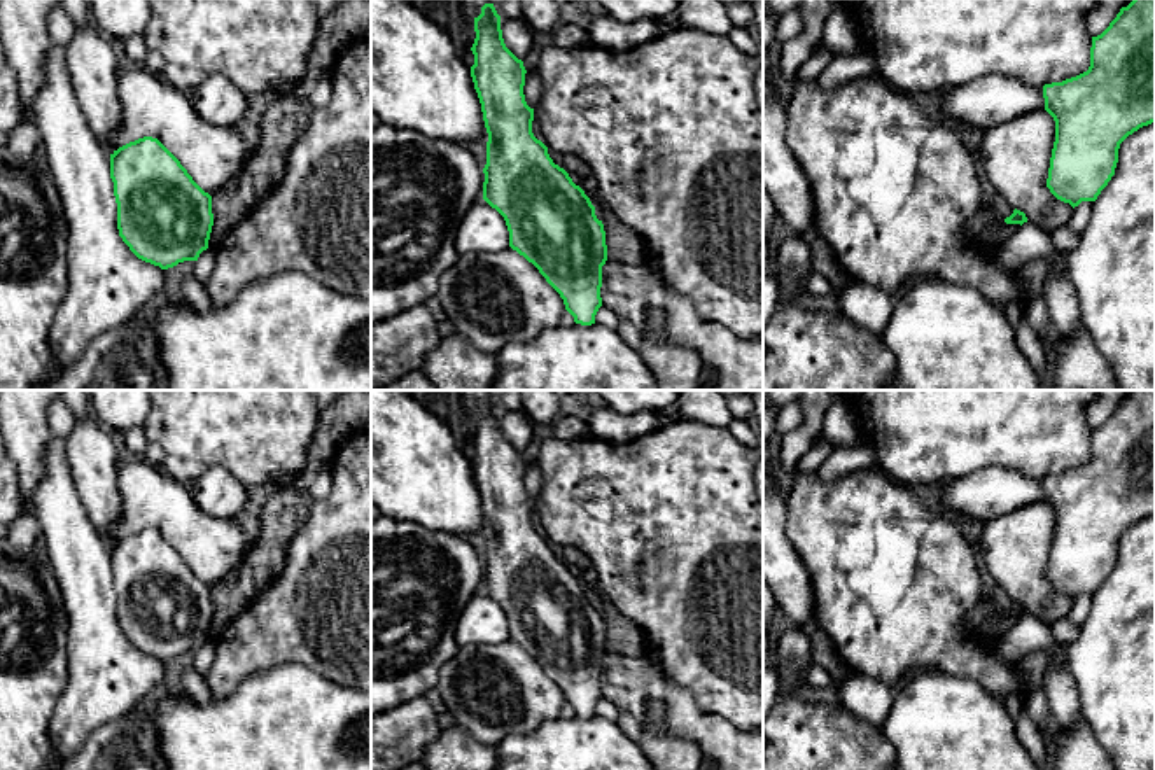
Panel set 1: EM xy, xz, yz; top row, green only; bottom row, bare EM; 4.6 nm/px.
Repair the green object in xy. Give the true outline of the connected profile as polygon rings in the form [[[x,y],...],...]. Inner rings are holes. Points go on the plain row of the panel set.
[[[158,530],[114,542],[110,570],[119,628],[138,651],[168,662],[208,640],[212,588]]]

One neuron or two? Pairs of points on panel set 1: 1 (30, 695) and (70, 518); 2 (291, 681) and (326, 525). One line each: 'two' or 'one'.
1: two
2: two

